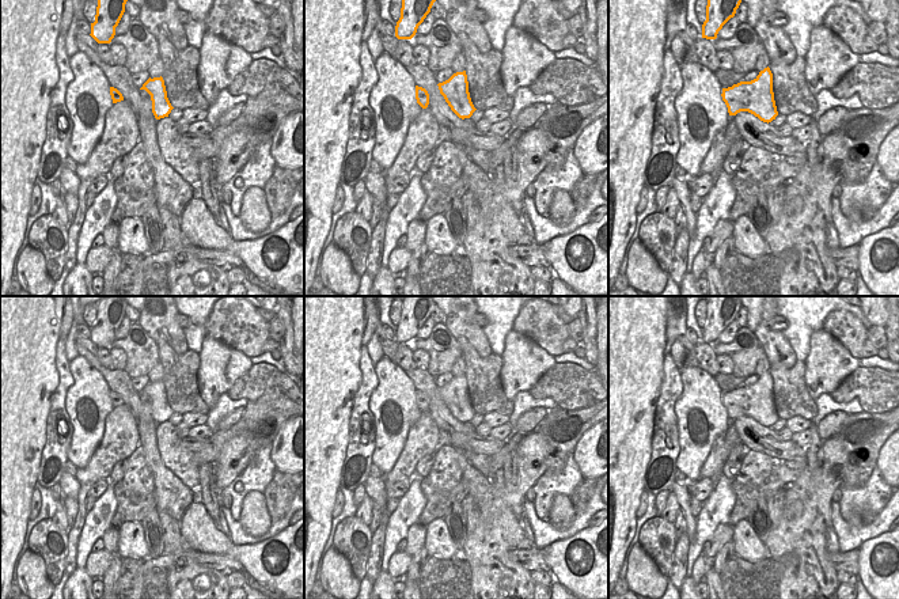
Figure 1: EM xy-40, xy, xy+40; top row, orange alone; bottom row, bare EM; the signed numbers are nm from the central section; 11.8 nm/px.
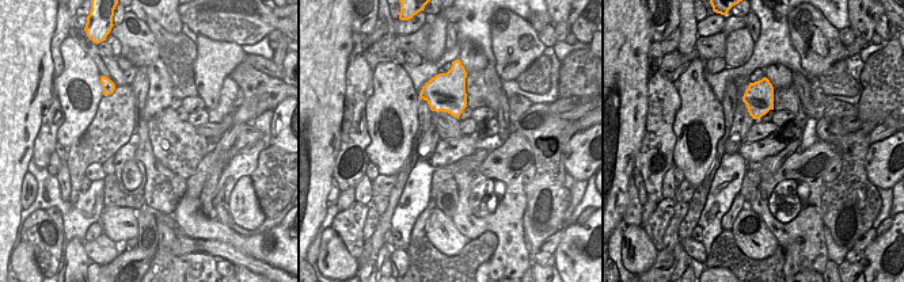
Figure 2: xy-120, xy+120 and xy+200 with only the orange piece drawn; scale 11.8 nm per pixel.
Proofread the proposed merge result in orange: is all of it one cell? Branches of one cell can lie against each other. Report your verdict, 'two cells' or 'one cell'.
one cell

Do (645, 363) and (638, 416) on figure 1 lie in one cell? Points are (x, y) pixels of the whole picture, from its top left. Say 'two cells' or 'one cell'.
one cell

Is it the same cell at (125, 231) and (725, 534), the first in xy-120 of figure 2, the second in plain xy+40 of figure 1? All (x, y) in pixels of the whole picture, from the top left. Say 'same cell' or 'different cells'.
different cells

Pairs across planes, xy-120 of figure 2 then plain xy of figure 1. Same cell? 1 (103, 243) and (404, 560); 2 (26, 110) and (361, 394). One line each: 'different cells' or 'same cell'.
1: same cell
2: different cells

